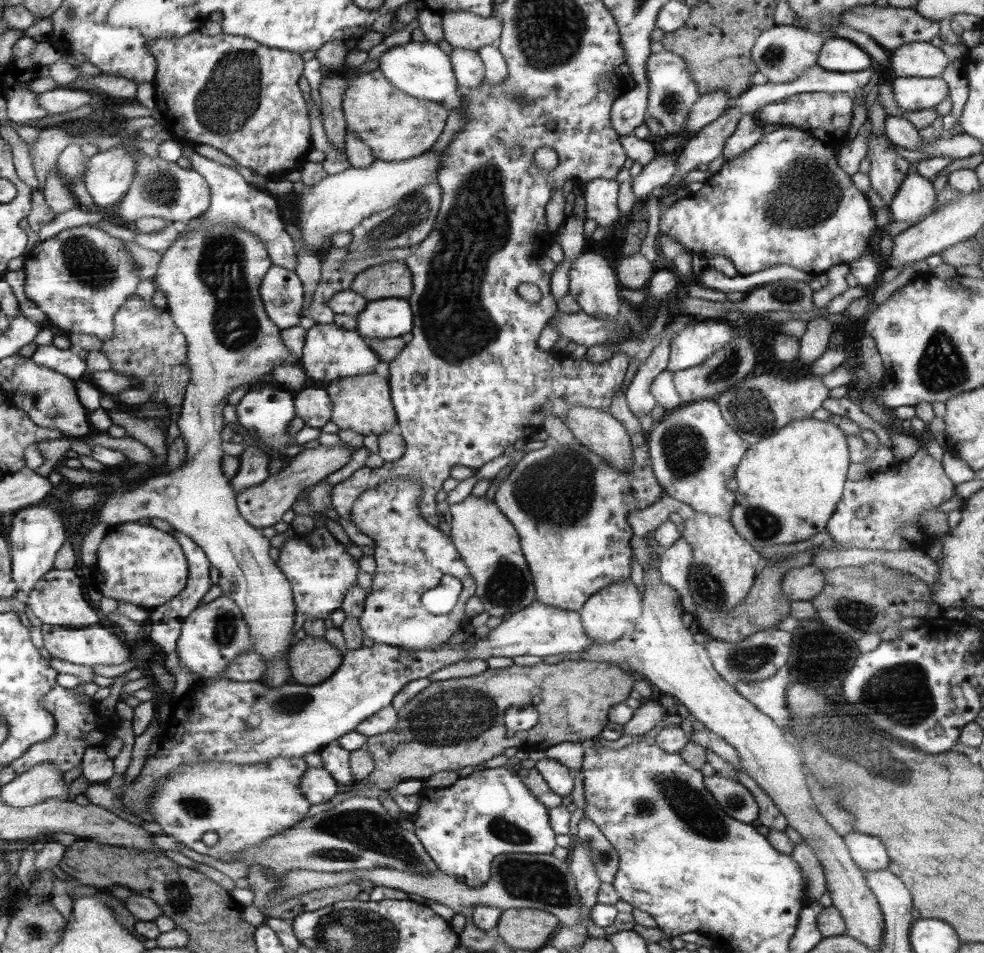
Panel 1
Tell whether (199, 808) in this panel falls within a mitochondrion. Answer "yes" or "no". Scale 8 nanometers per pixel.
yes

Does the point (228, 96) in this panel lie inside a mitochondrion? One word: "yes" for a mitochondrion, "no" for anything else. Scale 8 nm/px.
yes

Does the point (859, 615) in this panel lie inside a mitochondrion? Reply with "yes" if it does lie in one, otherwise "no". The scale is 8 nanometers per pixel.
yes

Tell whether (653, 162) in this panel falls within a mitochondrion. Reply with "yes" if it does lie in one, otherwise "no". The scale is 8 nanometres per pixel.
no

